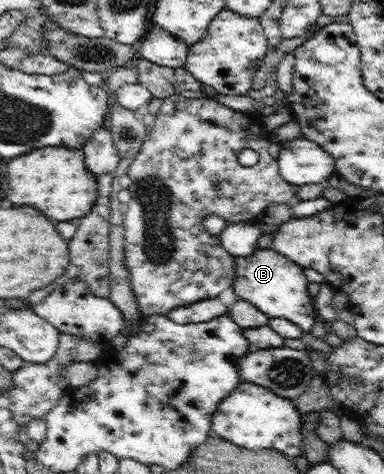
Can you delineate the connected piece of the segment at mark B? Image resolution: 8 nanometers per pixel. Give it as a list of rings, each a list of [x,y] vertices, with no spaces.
[[[258,249],[248,257],[235,257],[236,268],[233,279],[234,295],[250,301],[270,318],[286,318],[298,325],[305,333],[311,332],[318,319],[313,297],[309,295],[303,267],[274,249]]]

